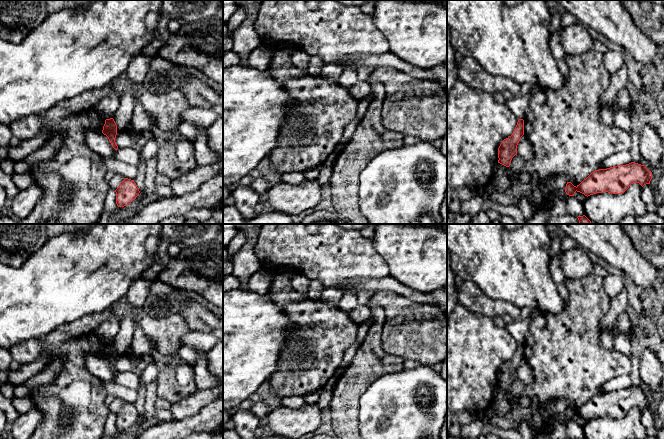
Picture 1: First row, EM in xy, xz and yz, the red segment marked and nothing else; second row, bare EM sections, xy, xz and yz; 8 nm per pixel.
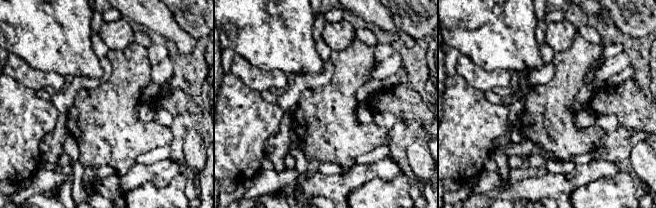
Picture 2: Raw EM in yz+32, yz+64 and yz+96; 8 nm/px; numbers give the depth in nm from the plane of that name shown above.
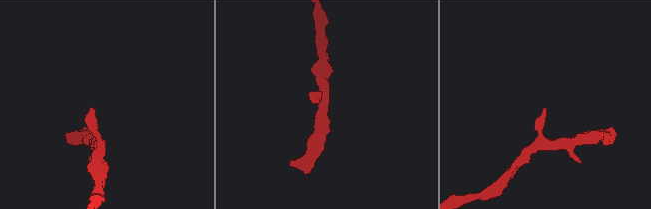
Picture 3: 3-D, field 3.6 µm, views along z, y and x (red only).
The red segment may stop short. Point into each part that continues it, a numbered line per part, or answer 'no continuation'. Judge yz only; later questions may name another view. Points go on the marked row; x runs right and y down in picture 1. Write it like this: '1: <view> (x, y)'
no continuation

